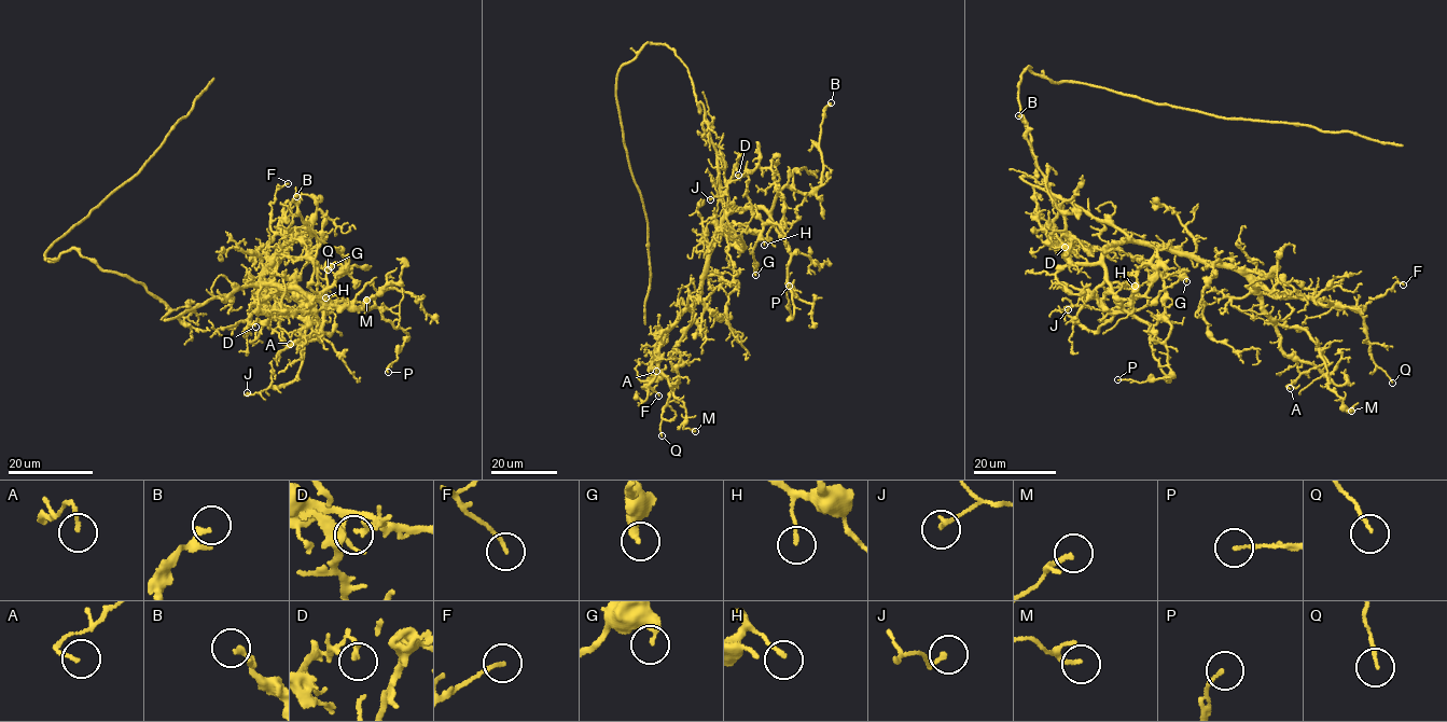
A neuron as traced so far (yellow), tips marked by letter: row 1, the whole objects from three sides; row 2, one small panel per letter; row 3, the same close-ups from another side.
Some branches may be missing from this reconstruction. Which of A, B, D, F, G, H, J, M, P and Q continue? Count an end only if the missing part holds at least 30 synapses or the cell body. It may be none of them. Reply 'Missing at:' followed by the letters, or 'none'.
Missing at: none

